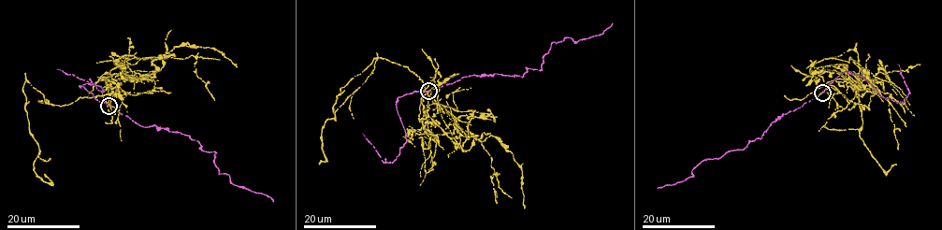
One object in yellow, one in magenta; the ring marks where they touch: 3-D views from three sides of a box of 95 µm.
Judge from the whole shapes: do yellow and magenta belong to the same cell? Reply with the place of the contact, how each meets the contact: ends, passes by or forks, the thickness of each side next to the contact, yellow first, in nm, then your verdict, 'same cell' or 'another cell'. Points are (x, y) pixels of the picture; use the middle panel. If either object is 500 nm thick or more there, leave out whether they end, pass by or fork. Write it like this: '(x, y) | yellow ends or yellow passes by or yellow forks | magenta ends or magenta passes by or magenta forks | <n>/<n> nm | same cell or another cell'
(428, 91) | yellow ends | magenta ends | 260/280 nm | another cell

